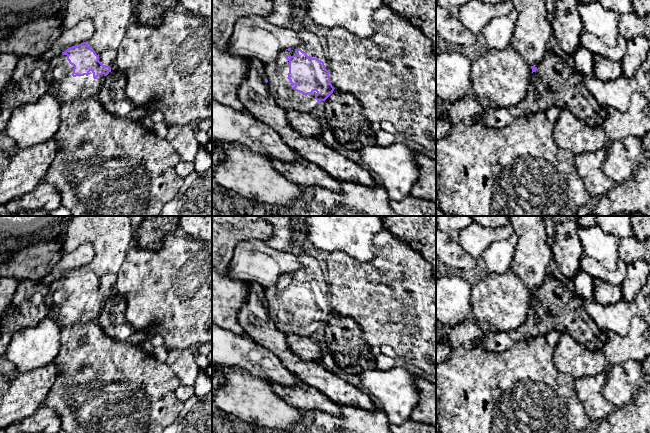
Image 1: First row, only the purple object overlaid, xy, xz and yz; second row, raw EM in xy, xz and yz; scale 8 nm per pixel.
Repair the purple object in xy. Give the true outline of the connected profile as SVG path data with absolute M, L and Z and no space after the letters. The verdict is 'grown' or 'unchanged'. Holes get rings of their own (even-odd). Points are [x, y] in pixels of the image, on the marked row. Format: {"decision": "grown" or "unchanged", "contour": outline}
{"decision": "grown", "contour": "M69 0L61 15L62 29L69 29L81 20L91 19L95 32L88 41L68 48L47 63L45 79L49 83L48 92L56 95L61 103L97 98L105 77L114 65L134 8L131 0Z"}

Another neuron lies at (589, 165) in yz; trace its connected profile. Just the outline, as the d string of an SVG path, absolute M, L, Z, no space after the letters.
M608 145L594 152L575 156L574 162L586 190L592 196L603 196L614 186L615 182L602 171L602 164L607 155Z

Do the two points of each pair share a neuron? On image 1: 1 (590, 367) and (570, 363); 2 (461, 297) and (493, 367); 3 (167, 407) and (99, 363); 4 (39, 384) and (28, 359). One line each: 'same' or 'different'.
1: same
2: different
3: same
4: different

